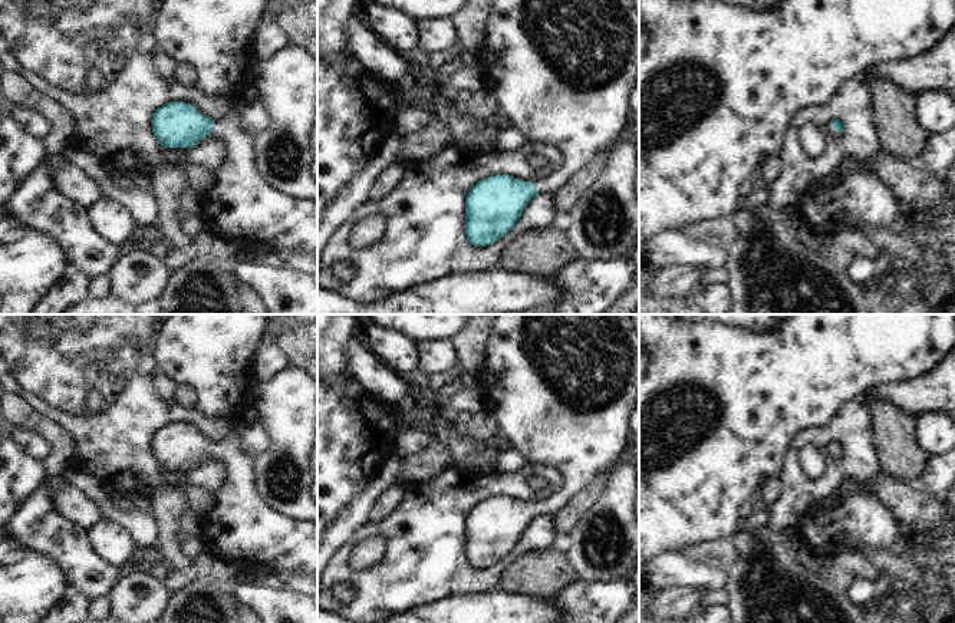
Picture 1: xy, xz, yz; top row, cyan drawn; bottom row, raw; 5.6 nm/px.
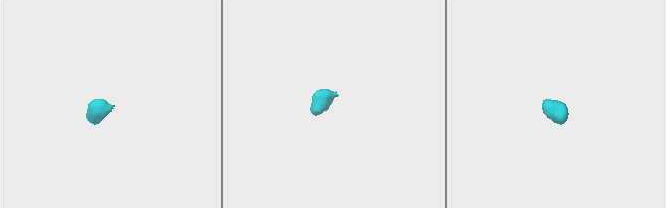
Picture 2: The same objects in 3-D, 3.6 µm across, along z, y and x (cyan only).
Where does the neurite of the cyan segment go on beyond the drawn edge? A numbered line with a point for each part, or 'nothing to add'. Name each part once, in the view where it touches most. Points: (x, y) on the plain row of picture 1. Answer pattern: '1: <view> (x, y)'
1: xy (210, 355)

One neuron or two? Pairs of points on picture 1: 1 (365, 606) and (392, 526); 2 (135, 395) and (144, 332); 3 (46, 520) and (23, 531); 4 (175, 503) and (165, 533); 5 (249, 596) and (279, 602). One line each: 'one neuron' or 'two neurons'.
1: one neuron
2: one neuron
3: one neuron
4: one neuron
5: one neuron

